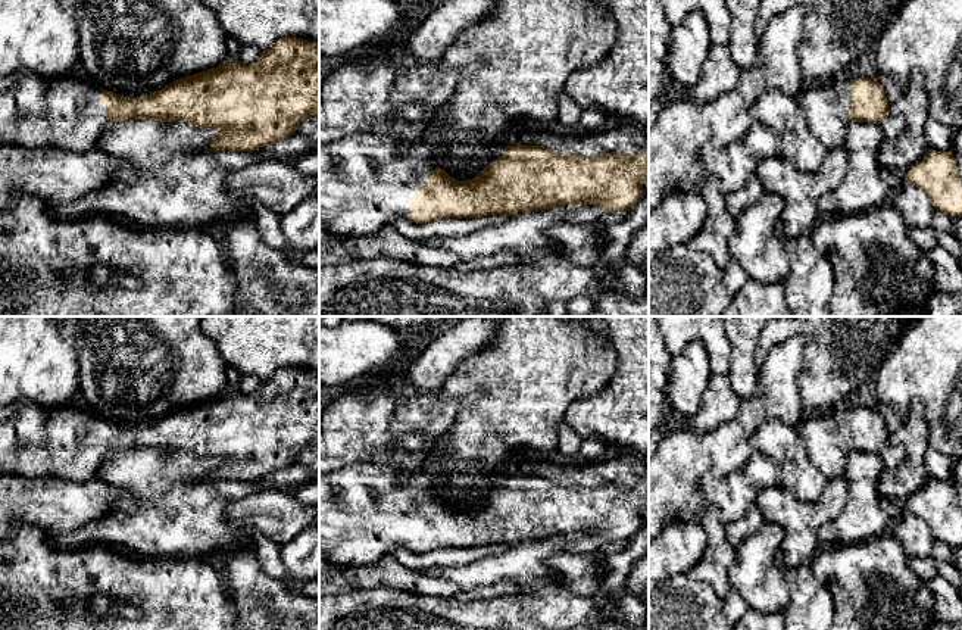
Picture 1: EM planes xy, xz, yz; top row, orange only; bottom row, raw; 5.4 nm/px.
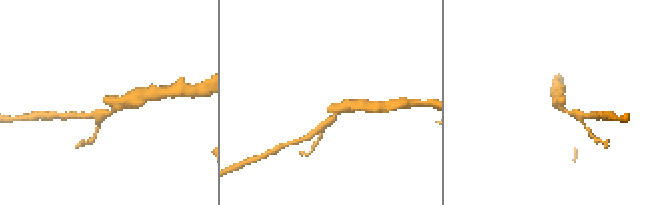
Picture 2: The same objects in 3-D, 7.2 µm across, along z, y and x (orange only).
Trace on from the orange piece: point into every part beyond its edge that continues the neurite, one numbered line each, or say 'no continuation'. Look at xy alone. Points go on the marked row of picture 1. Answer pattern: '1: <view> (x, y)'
1: xy (36, 111)

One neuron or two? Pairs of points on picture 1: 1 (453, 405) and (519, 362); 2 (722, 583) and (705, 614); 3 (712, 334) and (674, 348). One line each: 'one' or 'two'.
1: two
2: two
3: one

